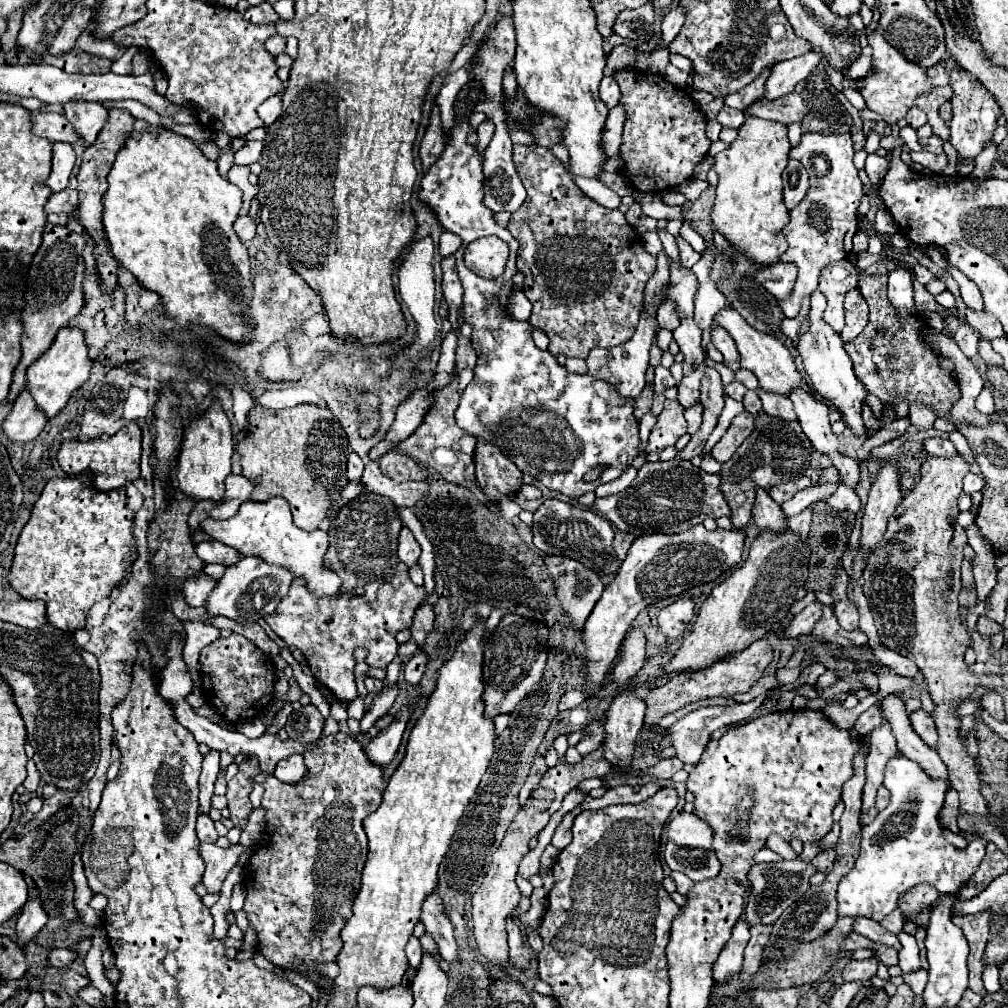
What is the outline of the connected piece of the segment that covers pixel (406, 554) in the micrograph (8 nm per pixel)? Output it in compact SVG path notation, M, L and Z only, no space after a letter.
M403 526L401 534L399 534L399 560L405 562L407 566L411 566L419 560L419 554L421 554L419 542L411 534L411 530L407 526Z

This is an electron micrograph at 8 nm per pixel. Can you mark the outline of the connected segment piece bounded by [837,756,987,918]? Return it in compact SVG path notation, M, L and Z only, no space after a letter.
M895 756L889 760L883 786L891 792L891 802L871 824L863 826L861 854L853 870L839 882L839 916L885 918L897 908L899 896L921 882L935 884L937 890L957 892L985 856L985 838L975 838L965 850L957 850L943 840L937 816L945 800L947 784L931 780L915 762L907 760L907 756Z

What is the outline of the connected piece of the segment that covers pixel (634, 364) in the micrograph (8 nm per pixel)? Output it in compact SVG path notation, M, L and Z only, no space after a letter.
M641 314L639 326L637 326L631 340L627 340L625 344L619 344L615 348L593 348L589 352L589 356L585 360L589 374L593 374L599 380L613 384L621 396L637 398L641 394L641 390L645 388L645 372L649 366L649 346L653 342L655 332L657 332L657 322L653 318Z

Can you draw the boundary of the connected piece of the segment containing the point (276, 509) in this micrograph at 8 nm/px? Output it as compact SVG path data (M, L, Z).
M275 496L267 502L255 502L247 500L243 502L243 508L229 518L229 520L215 520L205 518L201 522L201 530L205 530L211 538L225 542L239 550L243 556L261 556L269 564L279 564L295 572L295 576L303 576L309 584L309 588L317 596L333 596L341 588L341 580L323 566L323 556L327 552L327 532L323 530L301 530L293 524L293 516L289 510L289 502L281 496Z

